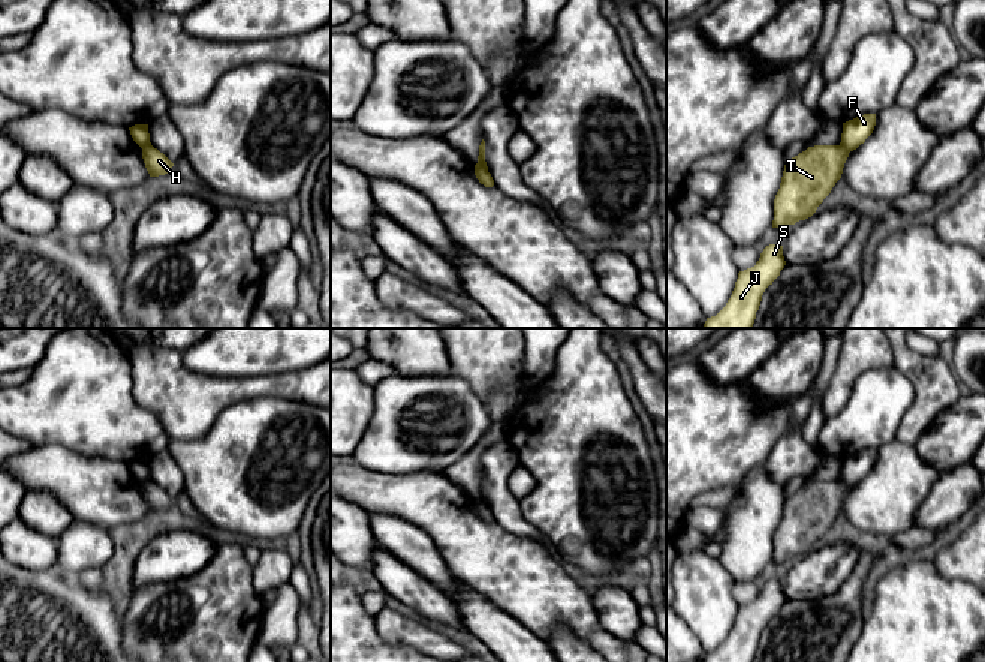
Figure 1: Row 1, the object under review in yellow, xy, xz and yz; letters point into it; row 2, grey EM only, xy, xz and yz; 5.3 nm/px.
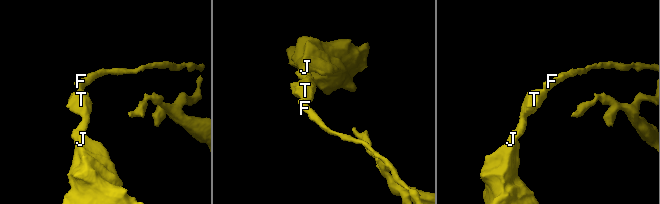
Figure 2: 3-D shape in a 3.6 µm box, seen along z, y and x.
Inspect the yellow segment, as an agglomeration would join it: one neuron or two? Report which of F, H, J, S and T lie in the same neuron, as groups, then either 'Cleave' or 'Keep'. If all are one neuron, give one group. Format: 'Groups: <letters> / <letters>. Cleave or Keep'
Groups: F / H J S T. Cleave

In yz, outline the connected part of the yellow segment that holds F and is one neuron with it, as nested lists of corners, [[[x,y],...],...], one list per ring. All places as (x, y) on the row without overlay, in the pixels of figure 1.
[[[864,449],[843,458],[841,478],[849,488],[856,485],[873,469],[876,449]]]

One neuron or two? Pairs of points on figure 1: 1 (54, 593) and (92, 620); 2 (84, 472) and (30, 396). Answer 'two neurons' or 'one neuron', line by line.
1: one neuron
2: two neurons

